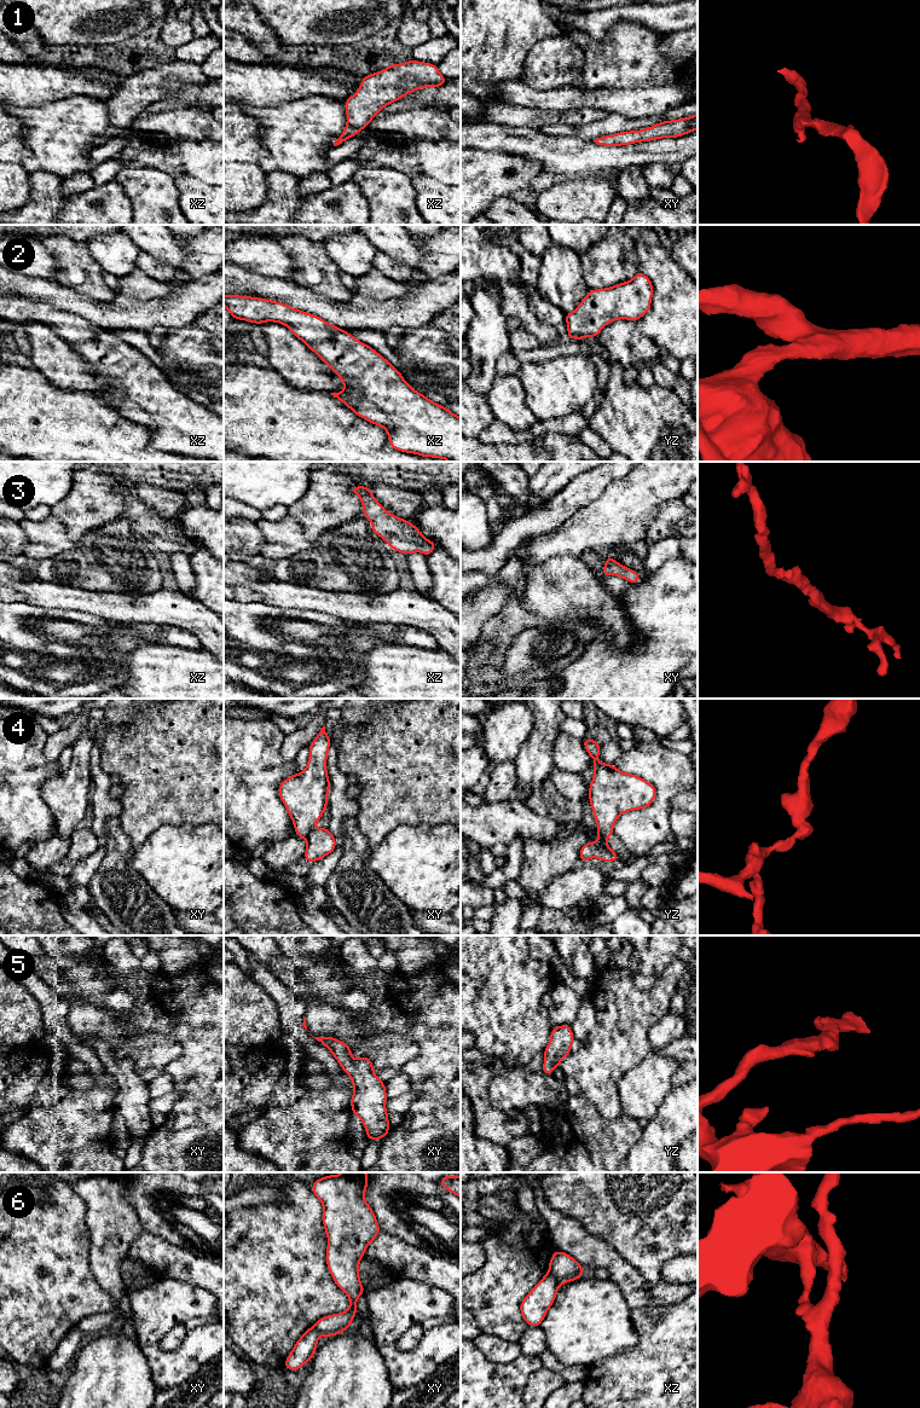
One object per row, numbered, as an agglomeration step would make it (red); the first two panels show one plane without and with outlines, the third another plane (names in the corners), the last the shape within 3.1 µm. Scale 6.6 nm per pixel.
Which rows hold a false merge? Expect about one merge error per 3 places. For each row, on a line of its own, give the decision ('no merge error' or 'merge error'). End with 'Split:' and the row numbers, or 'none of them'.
1: no merge error
2: no merge error
3: no merge error
4: merge error
5: no merge error
6: merge error
Split: 4, 6

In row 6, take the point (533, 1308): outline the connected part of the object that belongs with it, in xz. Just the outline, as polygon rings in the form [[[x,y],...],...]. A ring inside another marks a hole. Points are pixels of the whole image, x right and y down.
[[[548,1273],[520,1304],[522,1319],[528,1326],[539,1327],[549,1308],[554,1304],[560,1284]]]

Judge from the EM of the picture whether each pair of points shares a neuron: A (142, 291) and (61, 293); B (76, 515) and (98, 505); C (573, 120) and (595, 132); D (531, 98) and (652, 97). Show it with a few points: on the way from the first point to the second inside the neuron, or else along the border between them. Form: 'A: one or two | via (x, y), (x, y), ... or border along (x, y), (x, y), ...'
A: two | border along (117, 294), (146, 301)
B: one | via (81, 510), (87, 505), (93, 505)
C: two | border along (608, 114), (576, 127)
D: one | via (561, 98), (621, 100)

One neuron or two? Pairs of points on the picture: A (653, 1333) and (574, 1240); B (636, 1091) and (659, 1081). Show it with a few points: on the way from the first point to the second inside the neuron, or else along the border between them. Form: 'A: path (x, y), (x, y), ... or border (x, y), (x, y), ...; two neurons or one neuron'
A: path (637, 1307), (637, 1296), (632, 1284), (601, 1255); one neuron
B: path (642, 1089), (653, 1081); one neuron

